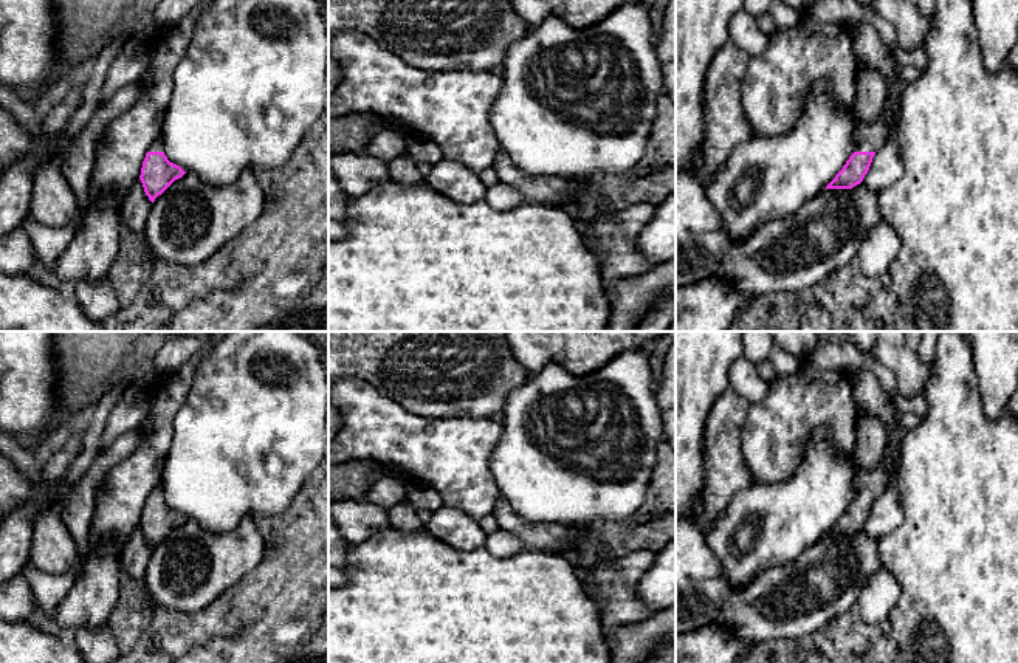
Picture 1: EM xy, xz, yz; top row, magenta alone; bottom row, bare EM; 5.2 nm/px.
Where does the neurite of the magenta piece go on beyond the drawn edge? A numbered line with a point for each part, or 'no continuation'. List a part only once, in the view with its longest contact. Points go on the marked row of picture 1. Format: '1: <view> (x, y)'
1: yz (868, 137)

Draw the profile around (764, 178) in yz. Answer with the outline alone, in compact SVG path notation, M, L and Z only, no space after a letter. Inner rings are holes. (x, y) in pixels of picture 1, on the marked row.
M817 81L810 85L804 112L792 132L776 138L753 133L736 146L707 189L728 237L739 242L767 222L790 217L826 189L854 153L858 122L854 108L841 108L827 84Z

